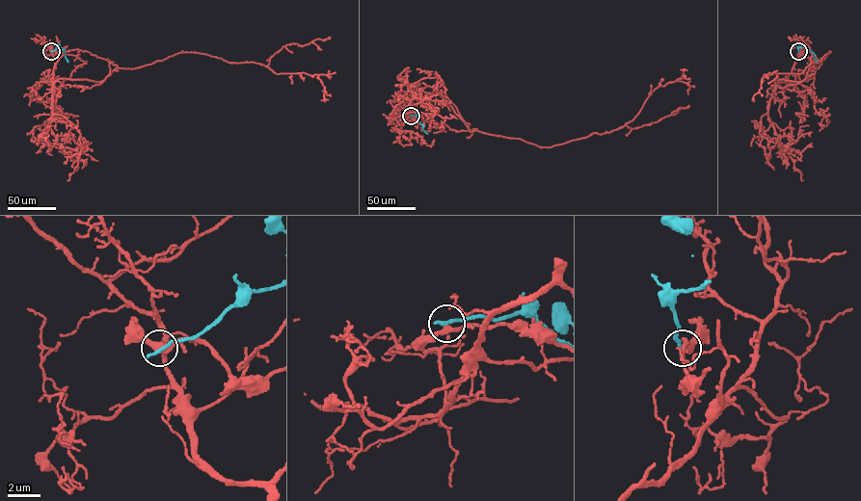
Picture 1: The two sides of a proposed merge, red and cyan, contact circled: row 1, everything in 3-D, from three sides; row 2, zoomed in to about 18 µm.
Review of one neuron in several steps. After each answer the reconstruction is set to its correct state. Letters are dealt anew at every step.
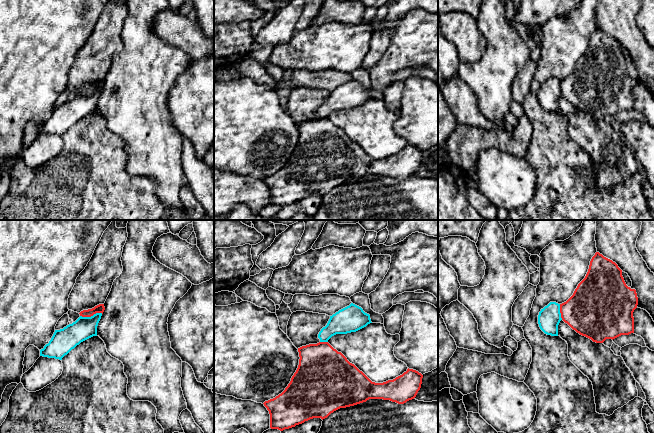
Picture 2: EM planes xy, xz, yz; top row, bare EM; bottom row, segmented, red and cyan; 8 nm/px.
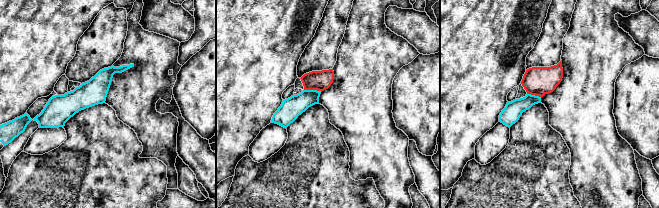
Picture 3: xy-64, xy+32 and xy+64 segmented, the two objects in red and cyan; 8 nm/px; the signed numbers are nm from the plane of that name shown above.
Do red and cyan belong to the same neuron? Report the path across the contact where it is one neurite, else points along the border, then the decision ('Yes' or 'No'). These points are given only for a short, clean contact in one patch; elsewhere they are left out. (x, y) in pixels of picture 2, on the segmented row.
Boundary: xy (102, 313), (80, 316). No

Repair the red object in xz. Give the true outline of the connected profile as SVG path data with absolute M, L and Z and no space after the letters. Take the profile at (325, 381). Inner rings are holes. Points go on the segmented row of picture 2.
M328 342L309 344L298 348L299 365L285 390L263 404L270 414L270 428L283 431L313 418L327 418L340 409L369 399L383 399L404 404L416 397L423 375L407 369L402 375L383 383L372 382L362 371L334 349Z

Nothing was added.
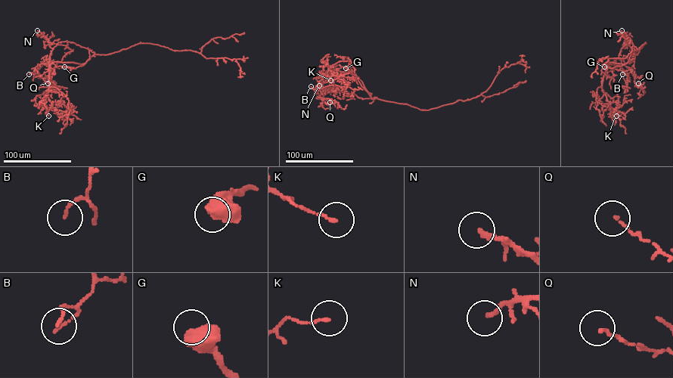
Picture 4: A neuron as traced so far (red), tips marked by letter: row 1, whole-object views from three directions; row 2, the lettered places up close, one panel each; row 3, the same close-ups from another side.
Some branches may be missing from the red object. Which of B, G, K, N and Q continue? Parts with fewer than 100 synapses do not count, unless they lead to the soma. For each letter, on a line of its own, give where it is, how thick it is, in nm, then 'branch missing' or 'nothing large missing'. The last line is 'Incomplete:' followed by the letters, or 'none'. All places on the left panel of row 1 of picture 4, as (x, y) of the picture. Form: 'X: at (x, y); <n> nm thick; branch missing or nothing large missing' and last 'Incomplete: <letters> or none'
B: at (29, 74); 110 nm thick; nothing large missing
G: at (64, 66); 650 nm thick; nothing large missing
K: at (48, 116); 120 nm thick; nothing large missing
N: at (37, 30); 200 nm thick; nothing large missing
Q: at (48, 83); 110 nm thick; nothing large missing
Incomplete: none

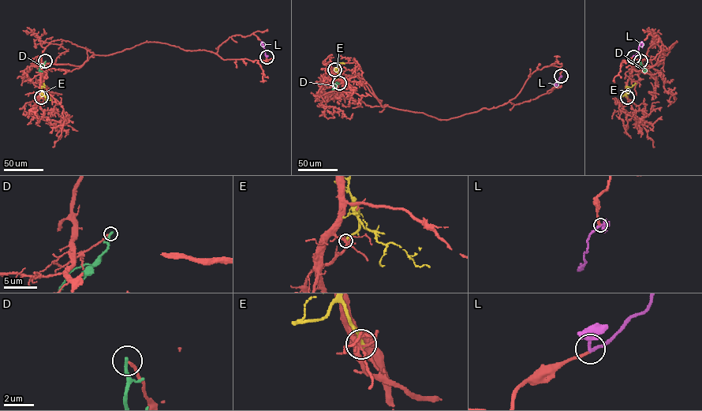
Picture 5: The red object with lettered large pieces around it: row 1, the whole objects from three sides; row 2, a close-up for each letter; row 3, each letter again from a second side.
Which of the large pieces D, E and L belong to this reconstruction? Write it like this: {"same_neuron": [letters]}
{"same_neuron": ["L"]}

